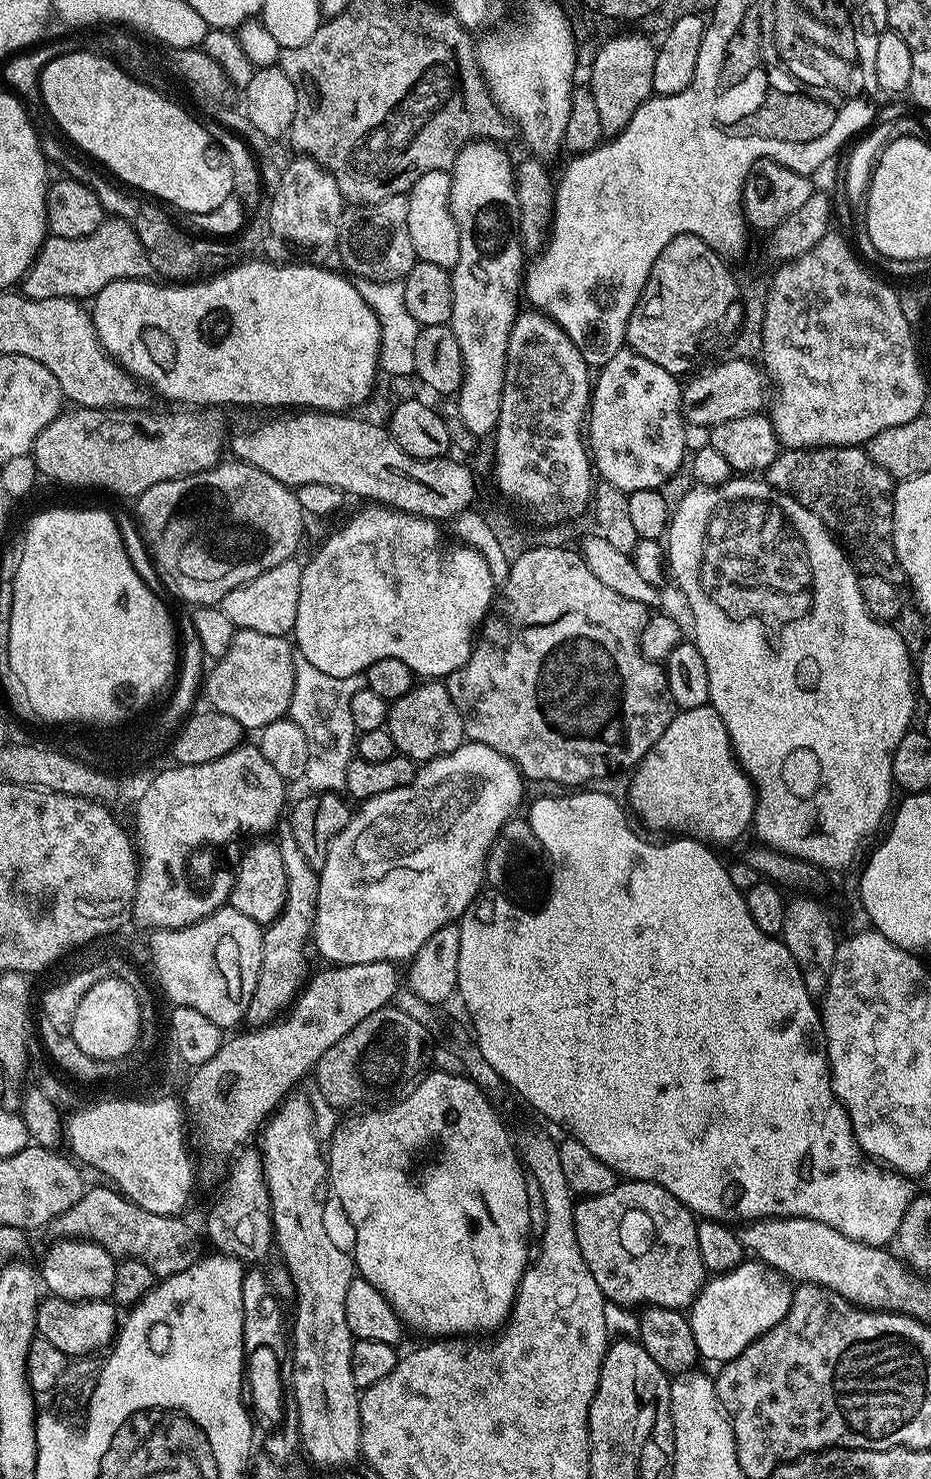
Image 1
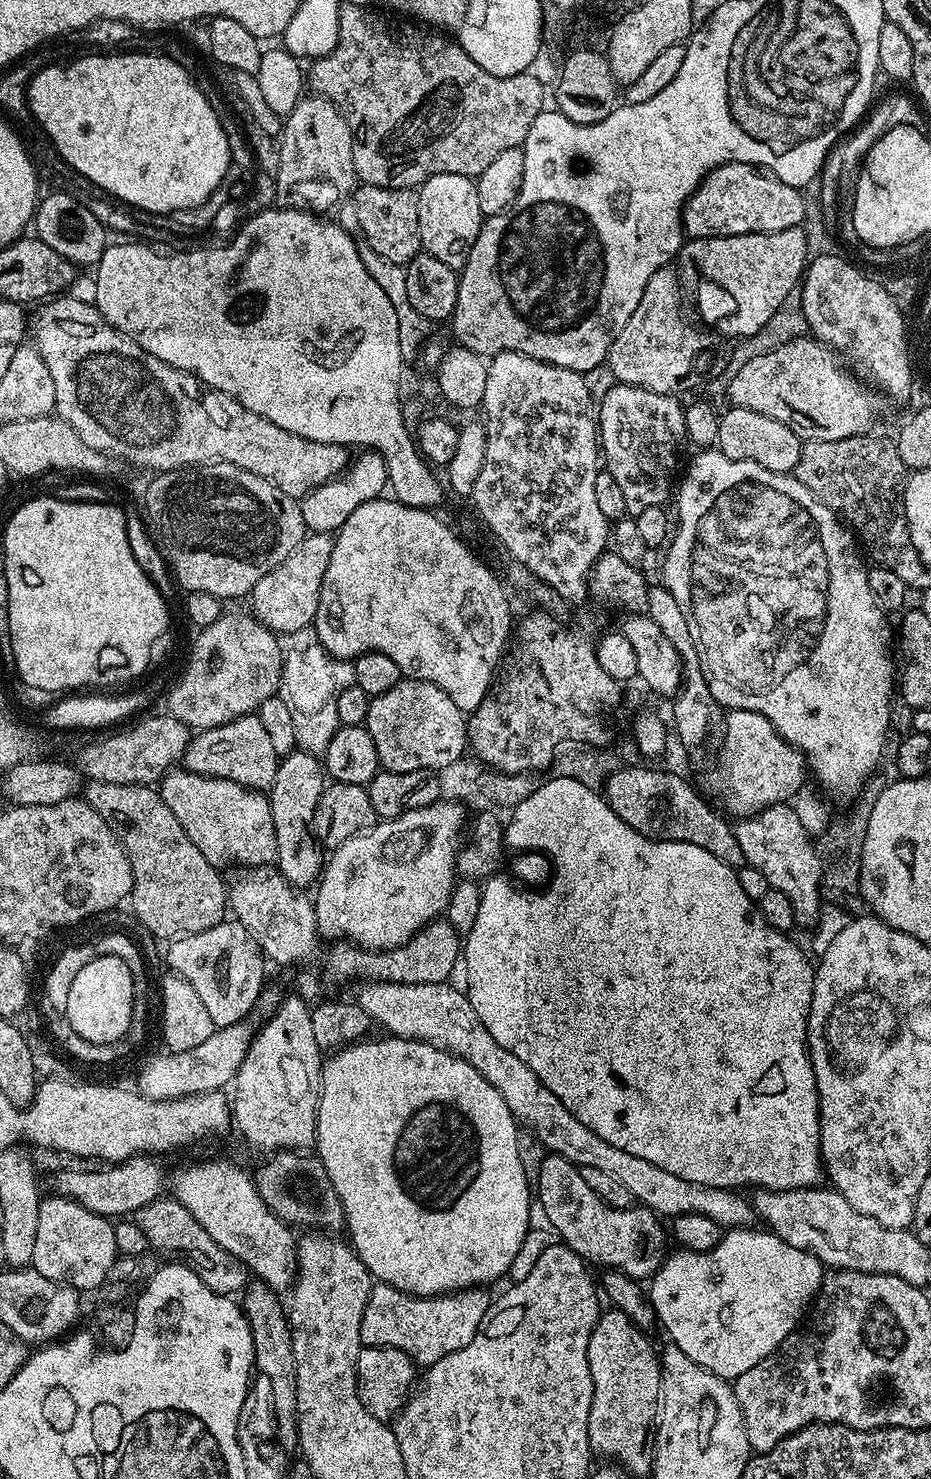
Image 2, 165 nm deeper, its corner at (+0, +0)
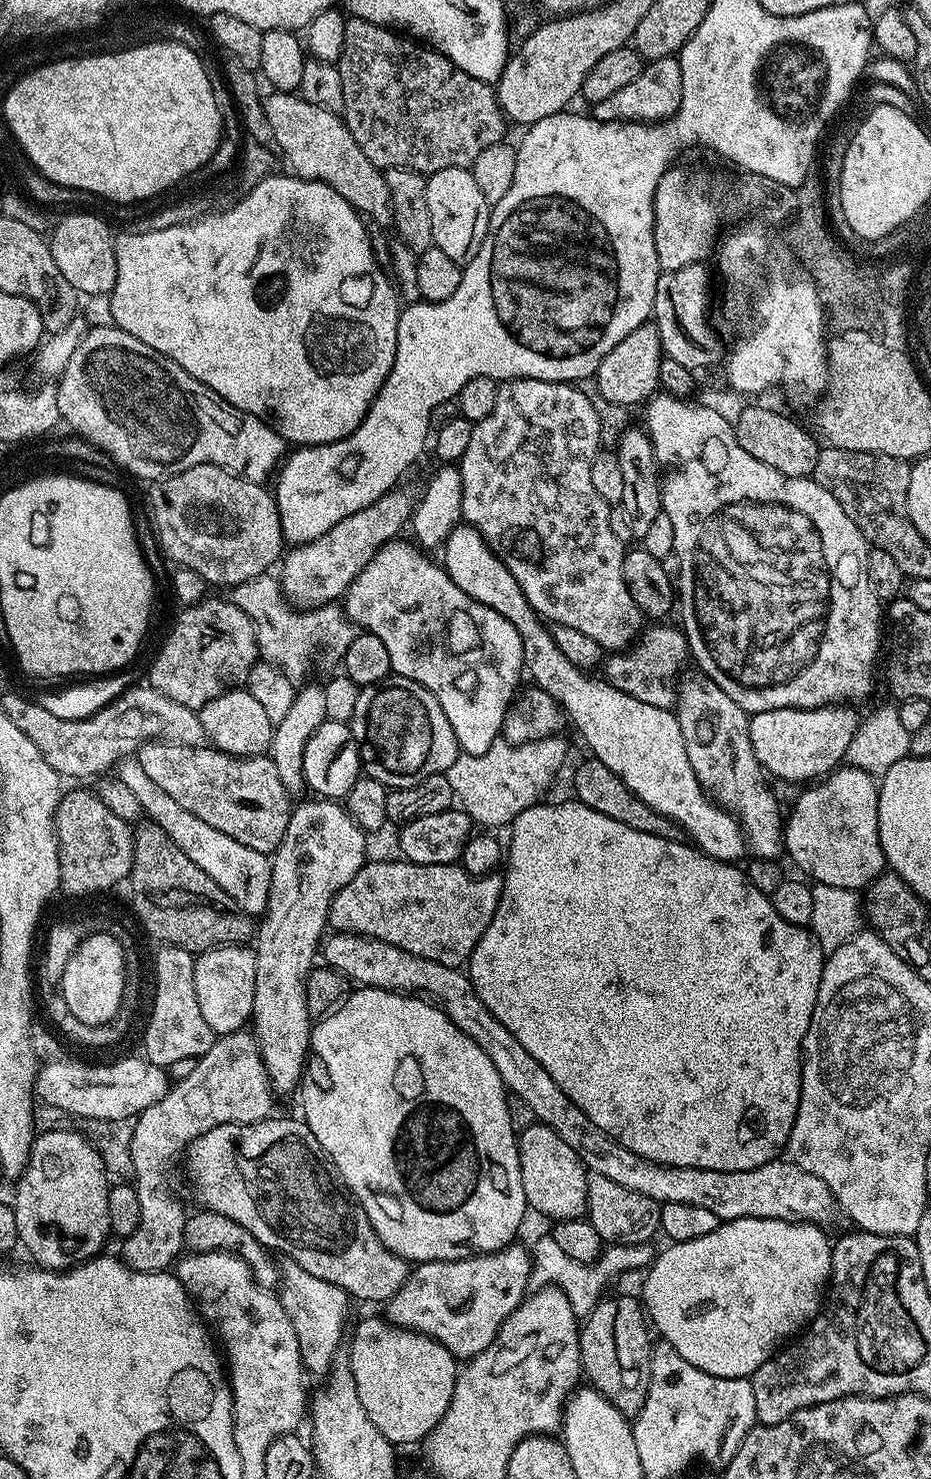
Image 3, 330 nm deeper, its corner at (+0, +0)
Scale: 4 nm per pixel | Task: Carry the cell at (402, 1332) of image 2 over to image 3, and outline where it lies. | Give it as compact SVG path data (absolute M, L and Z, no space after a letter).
M509 1246L497 1252L473 1254L464 1260L435 1260L425 1264L416 1264L411 1269L408 1281L386 1301L386 1318L391 1324L409 1328L426 1334L455 1356L457 1361L467 1362L478 1355L486 1346L496 1341L498 1330L514 1309L523 1302L530 1288L532 1275L532 1253L527 1247Z

